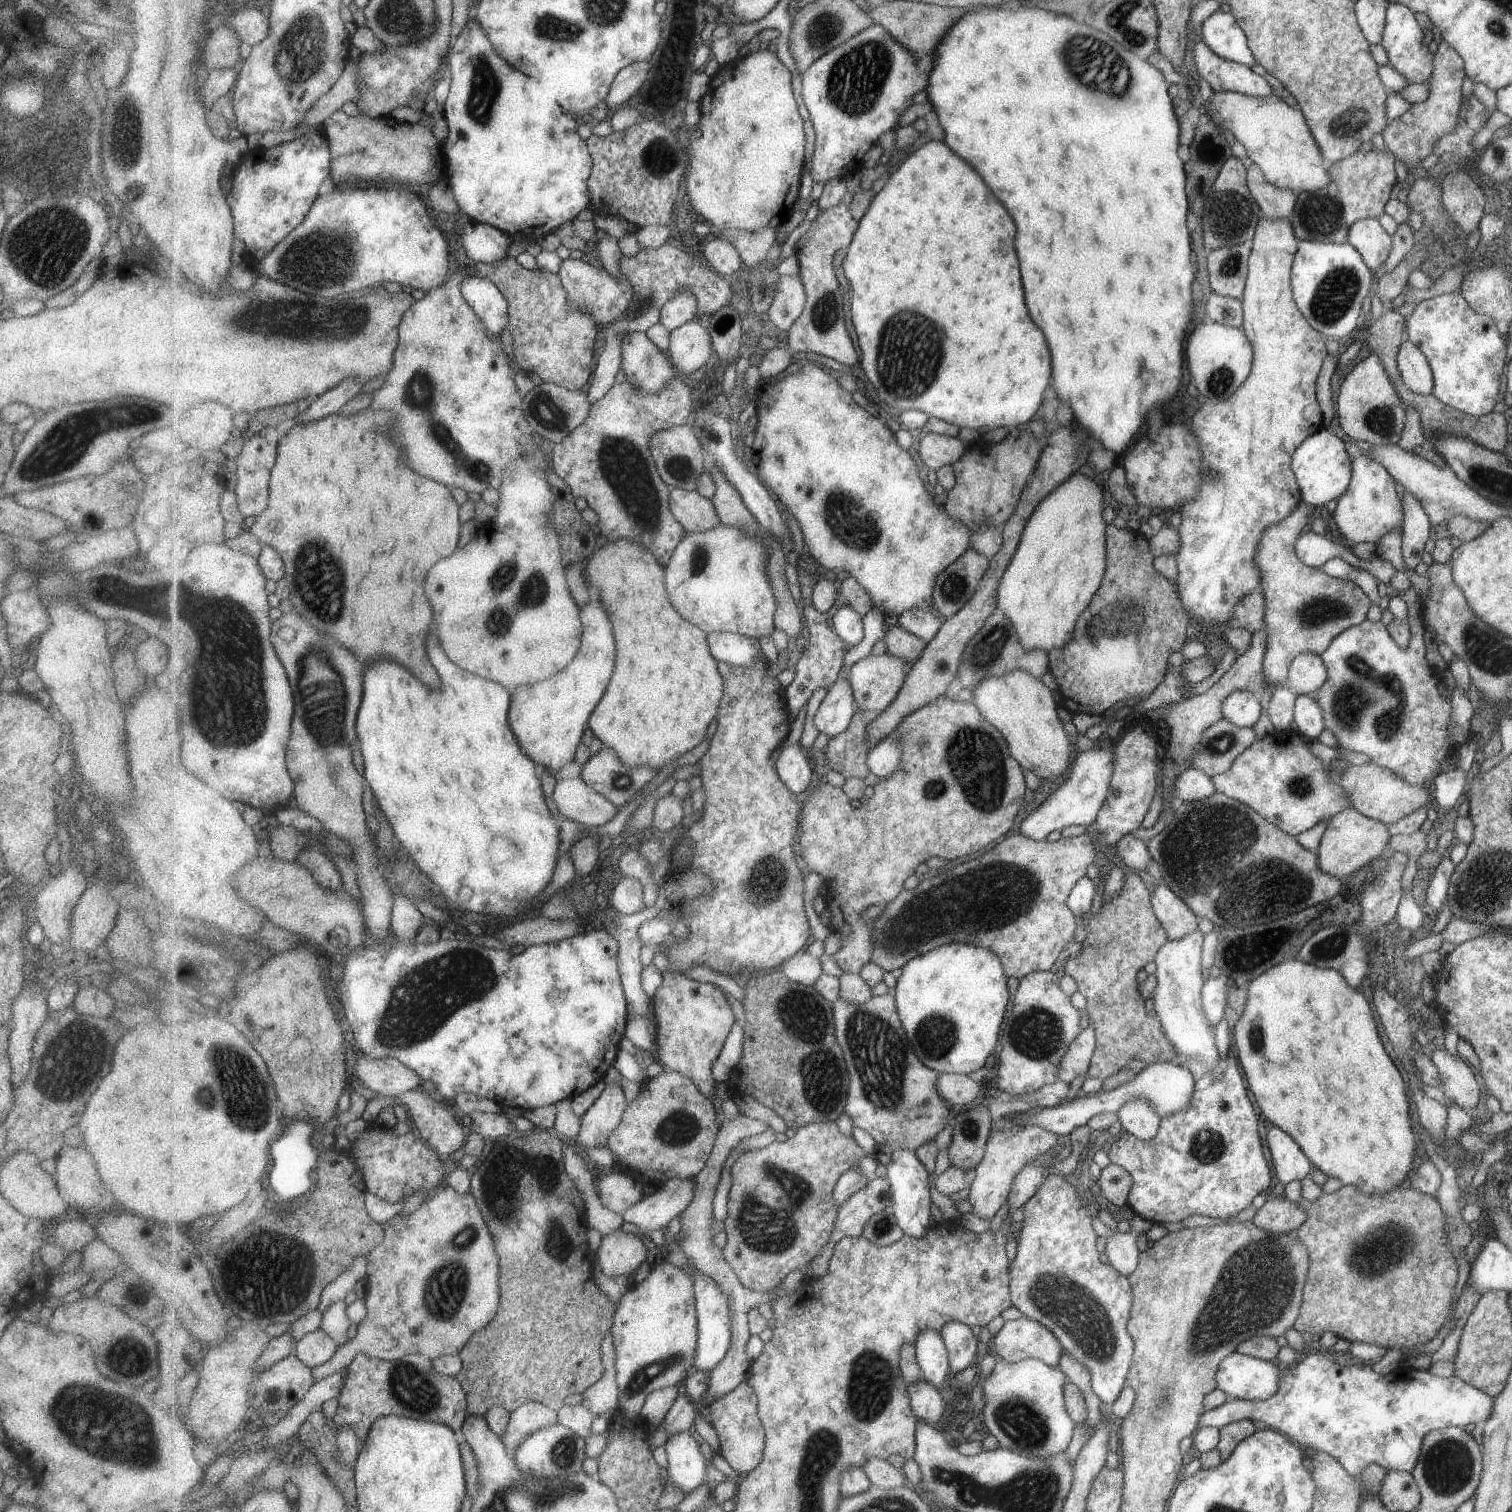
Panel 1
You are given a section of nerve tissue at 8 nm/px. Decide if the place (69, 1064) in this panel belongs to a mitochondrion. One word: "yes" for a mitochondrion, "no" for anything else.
yes

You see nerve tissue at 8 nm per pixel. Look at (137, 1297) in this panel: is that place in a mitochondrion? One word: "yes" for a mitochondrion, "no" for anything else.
no

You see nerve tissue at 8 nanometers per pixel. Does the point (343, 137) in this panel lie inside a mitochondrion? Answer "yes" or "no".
no

